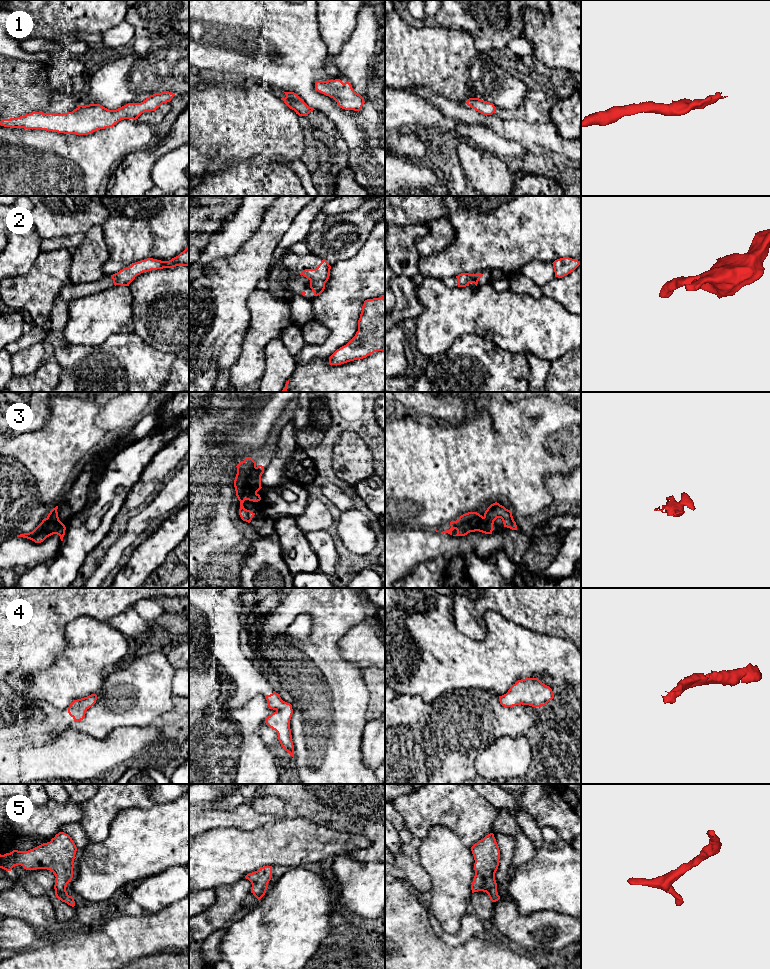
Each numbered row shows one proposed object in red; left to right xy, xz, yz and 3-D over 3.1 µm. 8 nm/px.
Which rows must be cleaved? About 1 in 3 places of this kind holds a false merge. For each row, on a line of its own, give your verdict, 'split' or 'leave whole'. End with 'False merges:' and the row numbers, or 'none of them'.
1: leave whole
2: leave whole
3: leave whole
4: leave whole
5: leave whole
False merges: none of them

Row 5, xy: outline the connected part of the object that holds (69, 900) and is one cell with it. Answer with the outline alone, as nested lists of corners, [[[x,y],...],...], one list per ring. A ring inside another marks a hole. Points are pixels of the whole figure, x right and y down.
[[[59,832],[51,839],[50,842],[43,843],[33,849],[28,851],[18,851],[13,850],[10,853],[4,855],[0,854],[0,868],[11,871],[13,867],[21,865],[26,870],[36,870],[36,869],[47,869],[54,873],[55,875],[55,895],[62,902],[67,903],[68,905],[74,907],[75,901],[72,896],[69,896],[66,887],[73,878],[73,868],[74,868],[74,859],[77,851],[77,847],[72,840],[72,838],[64,833]]]

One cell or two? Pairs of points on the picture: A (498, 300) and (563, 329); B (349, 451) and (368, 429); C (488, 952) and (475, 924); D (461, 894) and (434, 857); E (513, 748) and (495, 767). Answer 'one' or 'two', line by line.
A: one
B: two
C: two
D: one
E: one

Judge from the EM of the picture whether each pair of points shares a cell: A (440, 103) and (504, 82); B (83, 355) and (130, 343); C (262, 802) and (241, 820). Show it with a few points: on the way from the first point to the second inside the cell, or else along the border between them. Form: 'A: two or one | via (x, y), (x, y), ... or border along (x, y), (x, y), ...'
A: two | border along (430, 89), (443, 97), (465, 103)
B: one | via (95, 355), (118, 355)
C: two | border along (249, 802), (256, 810), (276, 817)

